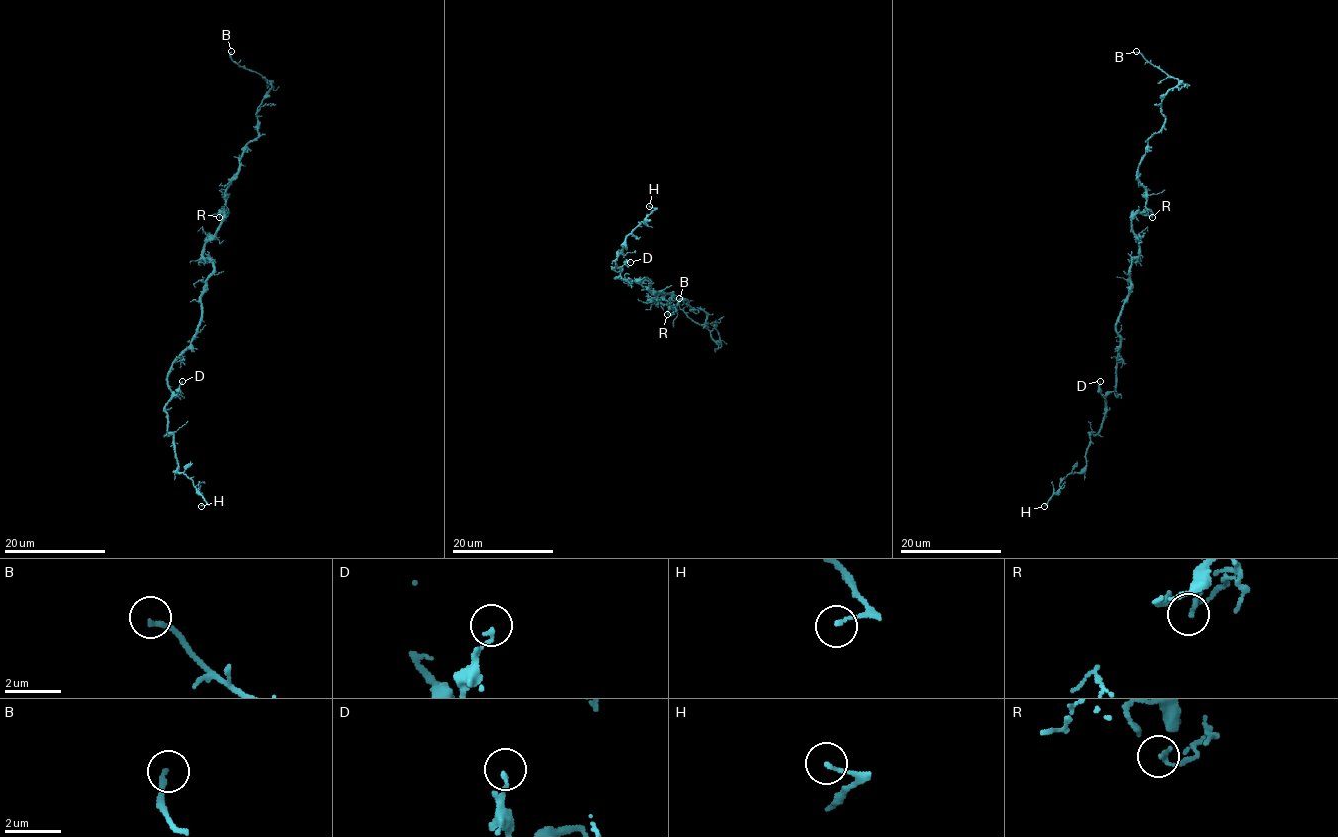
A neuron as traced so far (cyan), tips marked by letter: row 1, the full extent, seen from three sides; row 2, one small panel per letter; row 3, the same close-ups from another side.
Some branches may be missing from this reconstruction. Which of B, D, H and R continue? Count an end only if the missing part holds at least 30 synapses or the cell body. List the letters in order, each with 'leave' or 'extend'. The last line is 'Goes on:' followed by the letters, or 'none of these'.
B: extend
D: leave
H: leave
R: leave
Goes on: B

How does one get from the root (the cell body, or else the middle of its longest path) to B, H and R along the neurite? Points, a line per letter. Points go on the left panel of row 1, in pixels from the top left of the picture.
B: (212, 265), (203, 244), (222, 218), (225, 189), (258, 136), (257, 109), (271, 89), (231, 51)
H: (212, 265), (198, 332), (173, 363), (165, 406), (178, 472), (192, 481), (206, 502), (201, 506)
R: (212, 265), (203, 255), (203, 244), (216, 231), (222, 218), (222, 208), (226, 207), (219, 217)

